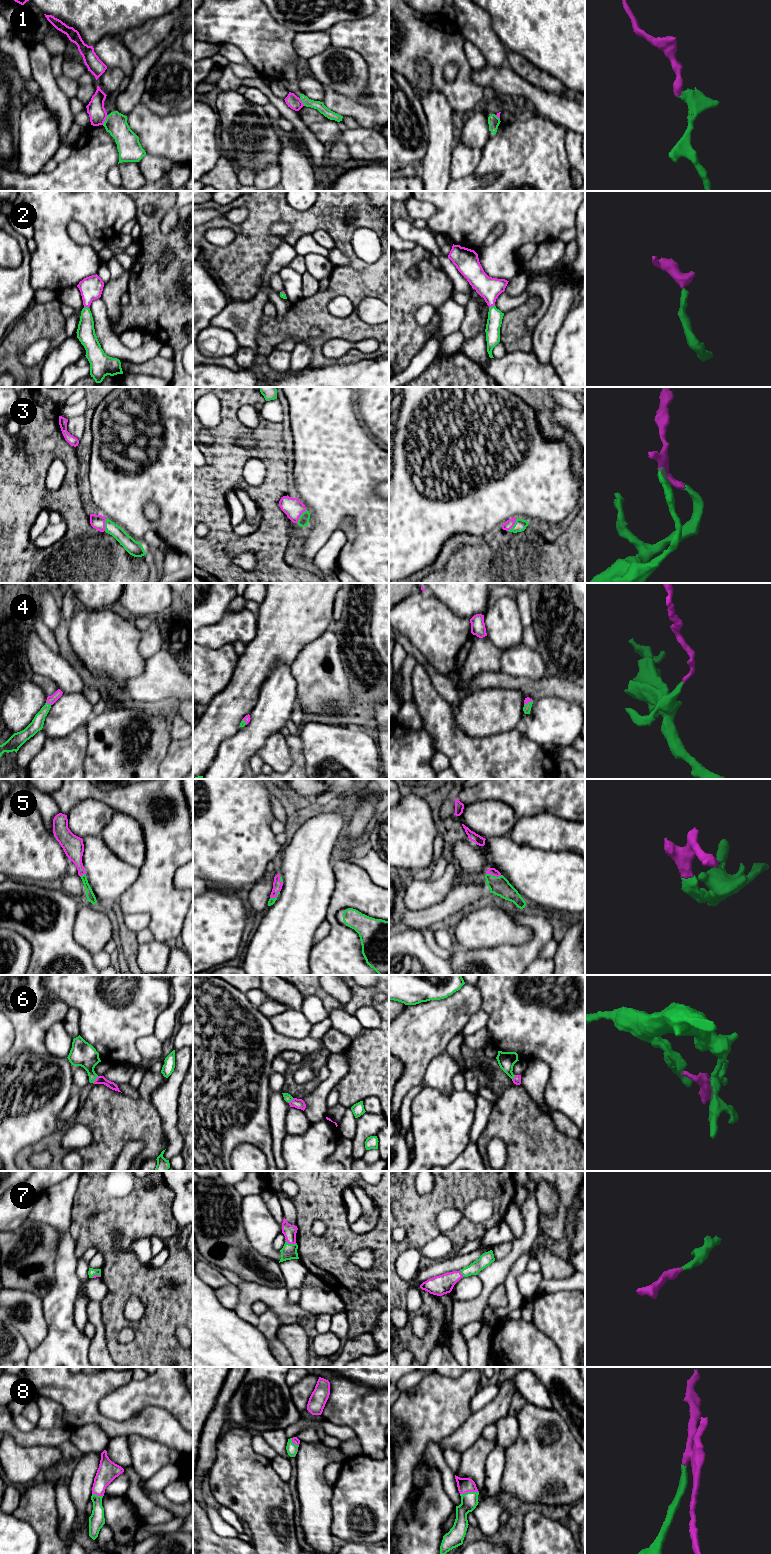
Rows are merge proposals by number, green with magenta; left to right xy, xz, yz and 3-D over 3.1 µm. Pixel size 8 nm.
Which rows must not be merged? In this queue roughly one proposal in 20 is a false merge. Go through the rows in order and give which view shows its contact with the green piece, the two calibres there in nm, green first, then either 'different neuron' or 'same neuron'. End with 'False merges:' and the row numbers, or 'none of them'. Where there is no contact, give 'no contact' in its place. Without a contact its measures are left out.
1: meets green in xy; 180 nm thick on the green side, 140 nm on the other; different neuron
2: meets green in yz; 120 nm thick on the green side, 180 nm on the other; same neuron
3: meets green in xz; 90 nm thick on the green side, 160 nm on the other; same neuron
4: meets green in xy; 100 nm thick on the green side, 70 nm on the other; same neuron
5: meets green in yz; 160 nm thick on the green side, 60 nm on the other; same neuron
6: meets green in xy; 200 nm thick on the green side, 60 nm on the other; same neuron
7: meets green in xz; 130 nm thick on the green side, 110 nm on the other; same neuron
8: meets green in yz; 140 nm thick on the green side, 120 nm on the other; same neuron
False merges: 1

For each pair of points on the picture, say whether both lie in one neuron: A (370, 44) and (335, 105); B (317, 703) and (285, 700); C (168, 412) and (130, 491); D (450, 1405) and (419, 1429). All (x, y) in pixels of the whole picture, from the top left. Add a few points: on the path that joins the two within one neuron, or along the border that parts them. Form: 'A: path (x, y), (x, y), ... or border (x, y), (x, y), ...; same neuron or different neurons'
A: path (376, 66), (376, 93), (364, 105), (357, 105); same neuron
B: border (294, 678), (296, 682), (296, 701); different neurons
C: path (171, 432), (171, 453), (150, 474); same neuron
D: path (442, 1406), (427, 1421); same neuron

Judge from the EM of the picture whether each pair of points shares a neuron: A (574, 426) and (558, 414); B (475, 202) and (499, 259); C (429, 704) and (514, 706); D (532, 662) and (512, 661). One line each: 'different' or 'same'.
A: same
B: same
C: different
D: same

